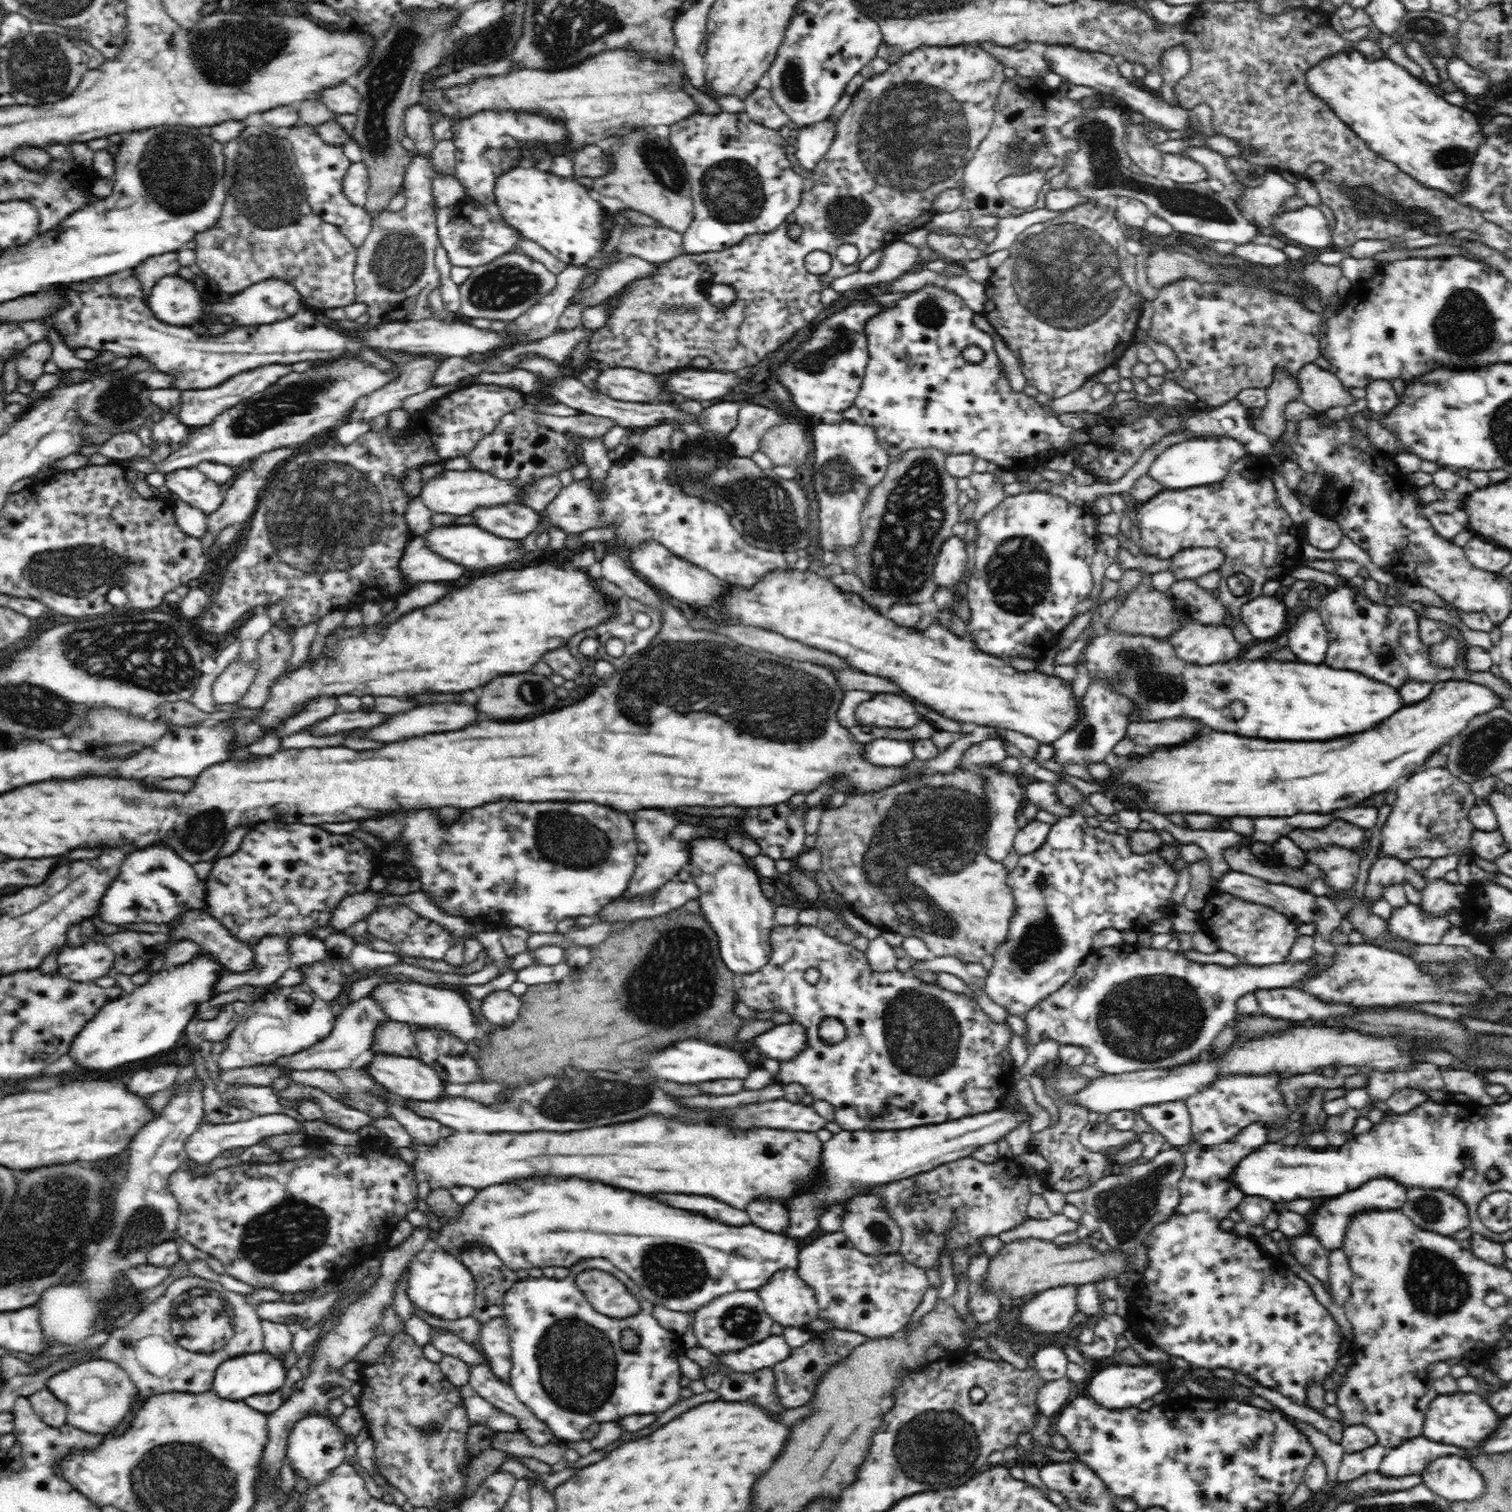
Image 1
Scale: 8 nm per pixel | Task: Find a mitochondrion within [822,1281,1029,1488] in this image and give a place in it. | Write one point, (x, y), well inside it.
(913, 1439)

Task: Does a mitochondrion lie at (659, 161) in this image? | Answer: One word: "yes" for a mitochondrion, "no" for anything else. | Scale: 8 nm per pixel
yes

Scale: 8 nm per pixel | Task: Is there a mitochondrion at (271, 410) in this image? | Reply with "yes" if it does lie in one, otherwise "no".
yes

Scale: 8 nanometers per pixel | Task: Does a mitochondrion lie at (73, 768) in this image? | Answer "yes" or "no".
no

